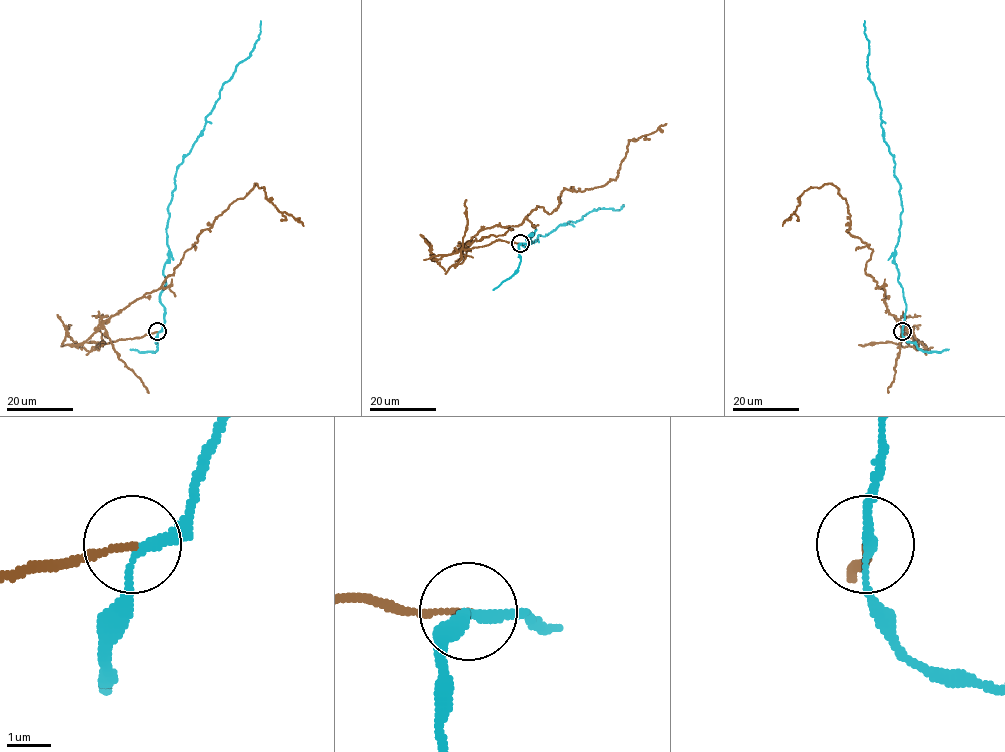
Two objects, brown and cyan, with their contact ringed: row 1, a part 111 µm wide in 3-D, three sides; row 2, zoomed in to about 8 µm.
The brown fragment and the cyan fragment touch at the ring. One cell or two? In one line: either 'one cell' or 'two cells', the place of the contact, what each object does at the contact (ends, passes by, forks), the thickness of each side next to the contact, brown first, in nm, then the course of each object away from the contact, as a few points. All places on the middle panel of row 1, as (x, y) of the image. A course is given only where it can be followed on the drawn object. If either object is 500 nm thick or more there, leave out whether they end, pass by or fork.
two cells | (520, 243) | brown ends | cyan passes by | 140/190 nm | brown via (520, 243), (448, 254), (537, 206), (549, 214), (565, 189), (605, 185), (628, 141), (667, 124) | cyan via (521, 243), (527, 247), (527, 237), (532, 235), (530, 243), (538, 241), (539, 235), (594, 210), (623, 205)

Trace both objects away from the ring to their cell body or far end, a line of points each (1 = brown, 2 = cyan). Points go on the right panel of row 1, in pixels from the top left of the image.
1: (902, 331), (899, 338), (913, 341), (865, 273), (873, 251), (848, 232), (836, 187), (808, 188), (783, 226)
2: (902, 331), (906, 306), (894, 258), (902, 211), (900, 183), (884, 140), (881, 108), (869, 77), (864, 20)

